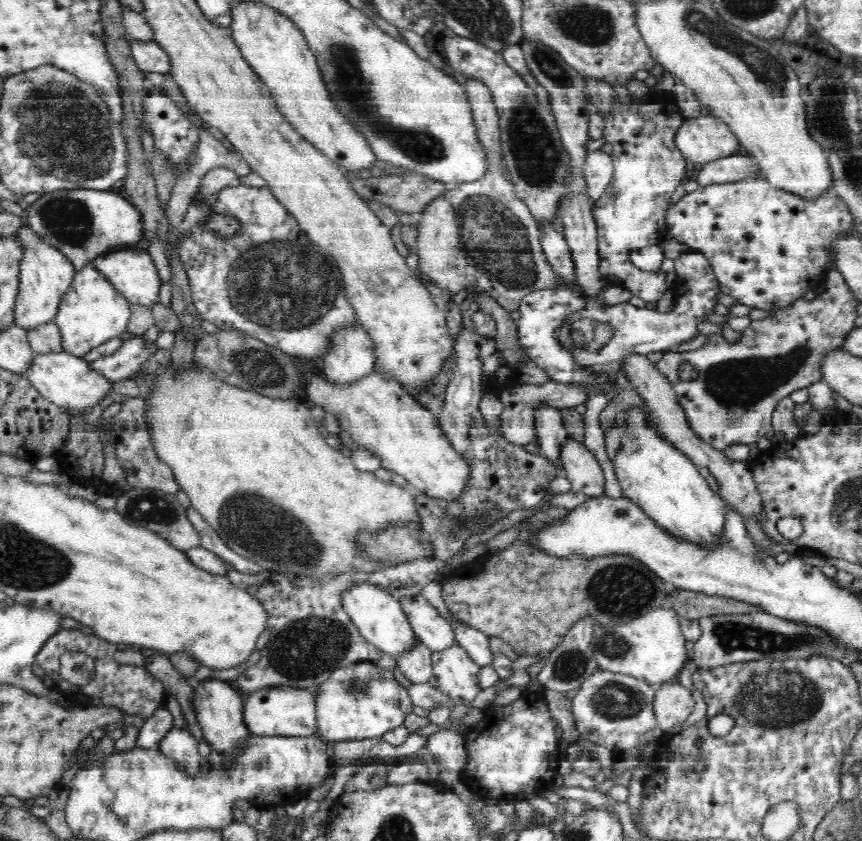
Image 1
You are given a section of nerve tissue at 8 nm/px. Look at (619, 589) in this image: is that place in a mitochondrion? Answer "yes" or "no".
yes

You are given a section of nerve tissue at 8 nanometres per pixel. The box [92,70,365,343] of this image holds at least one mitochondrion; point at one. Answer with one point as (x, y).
(297, 287)

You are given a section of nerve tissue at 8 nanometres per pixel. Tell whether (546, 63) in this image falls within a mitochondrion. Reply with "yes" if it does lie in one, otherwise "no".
yes

